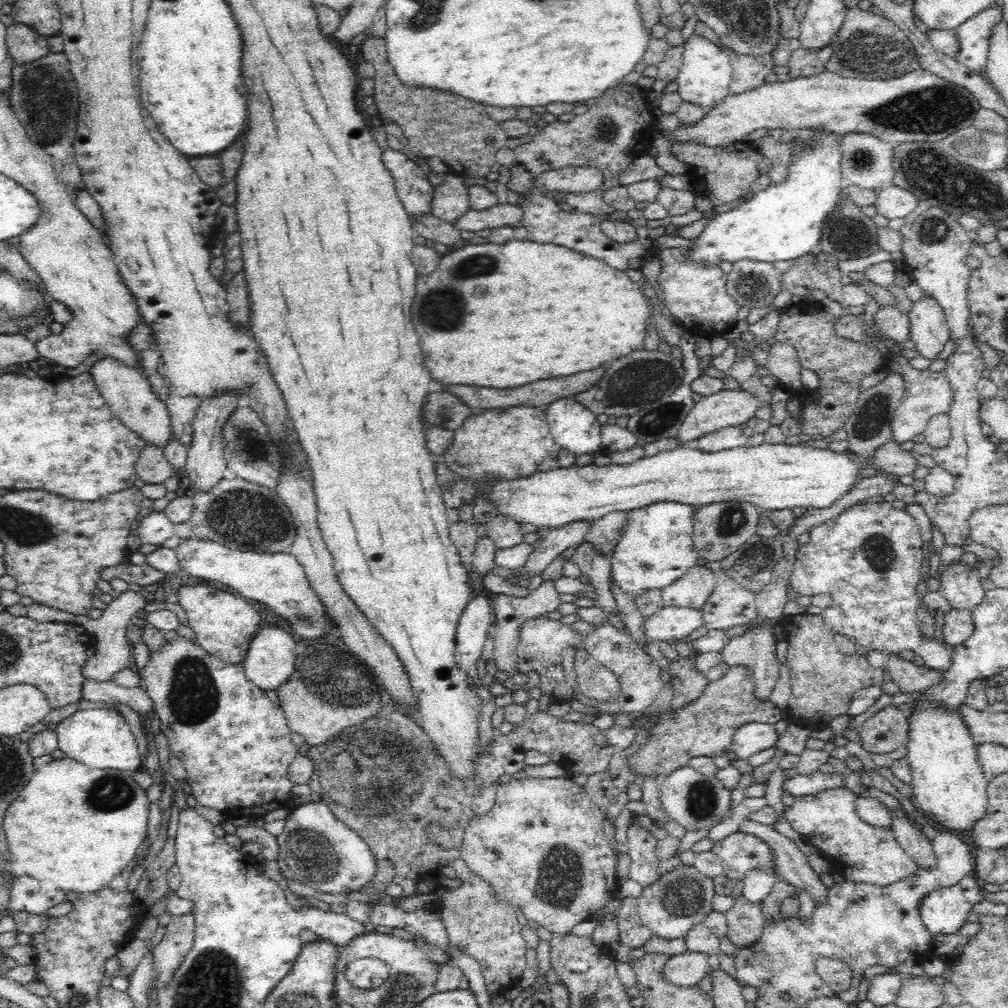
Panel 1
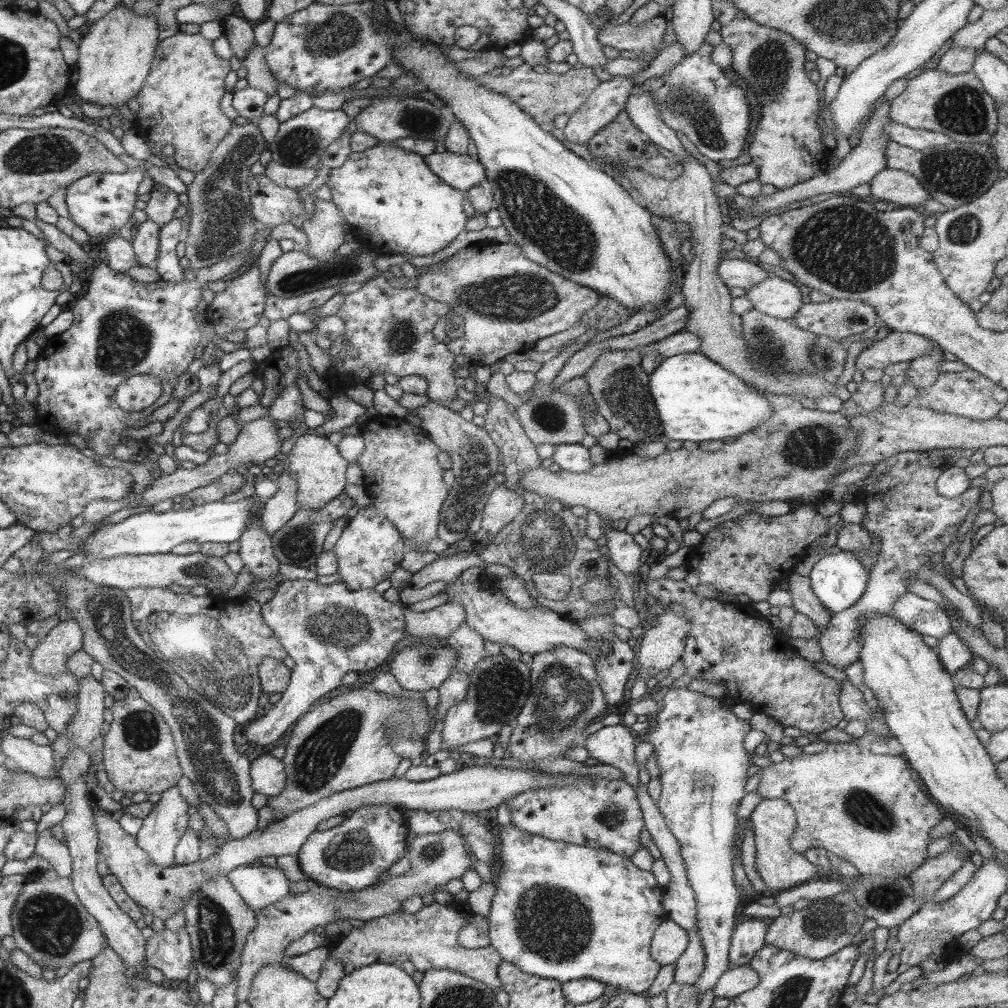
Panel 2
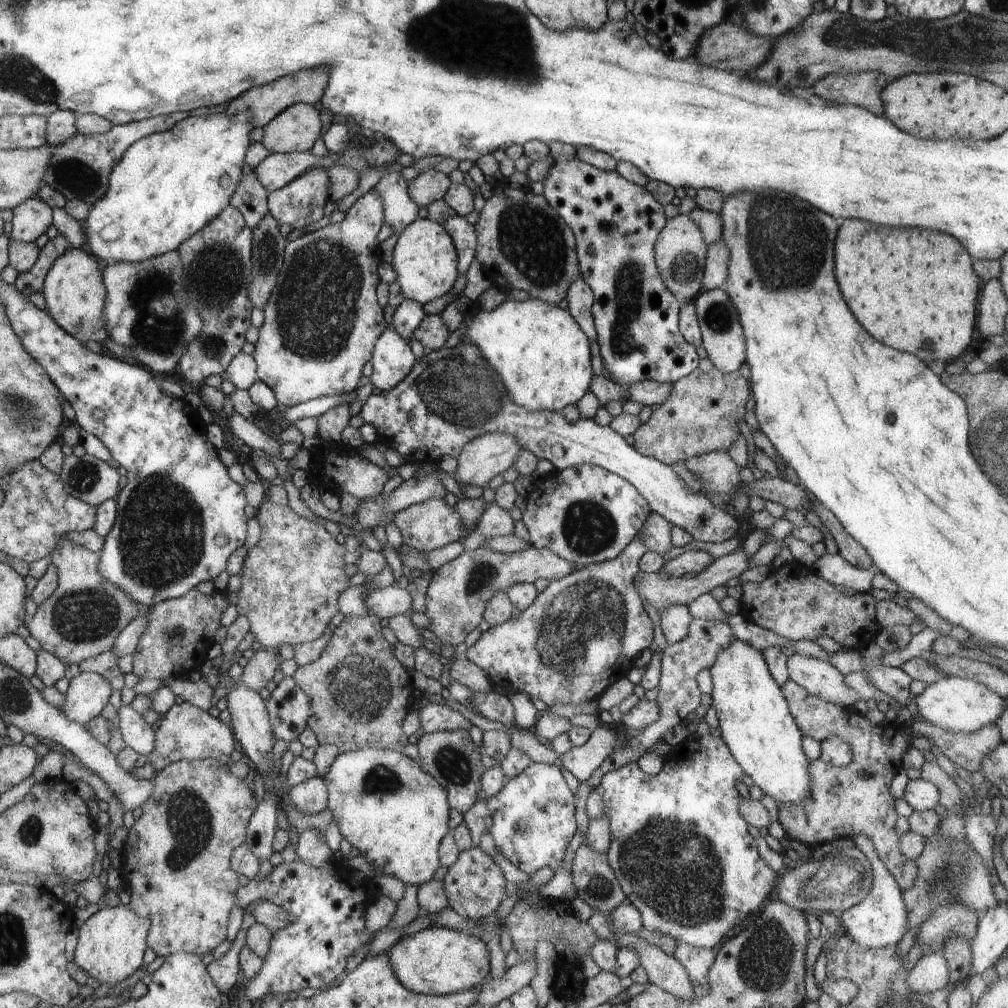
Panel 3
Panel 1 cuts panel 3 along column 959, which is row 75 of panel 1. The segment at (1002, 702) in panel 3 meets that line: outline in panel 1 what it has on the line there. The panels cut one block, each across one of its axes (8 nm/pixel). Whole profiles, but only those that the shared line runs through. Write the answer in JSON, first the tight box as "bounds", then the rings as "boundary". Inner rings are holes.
{"bounds":[676,34,732,110],"boundary":[[[692,34],[686,42],[684,42],[684,62],[680,68],[680,74],[676,78],[676,82],[680,84],[678,92],[684,98],[684,102],[692,102],[698,106],[704,106],[706,110],[712,110],[714,106],[718,106],[720,102],[724,102],[724,98],[730,94],[730,82],[732,82],[732,60],[730,56],[722,50],[724,46],[714,44],[714,40]]]}

